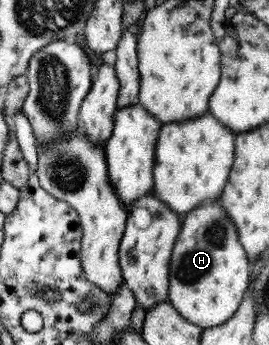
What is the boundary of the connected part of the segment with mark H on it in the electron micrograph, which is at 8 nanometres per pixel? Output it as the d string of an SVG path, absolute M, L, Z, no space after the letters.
M220 198L207 201L184 217L184 226L177 238L176 249L172 251L171 266L168 300L188 322L209 329L224 325L236 315L248 292L248 286L251 285L252 269L248 254L240 242L236 223L227 214Z

